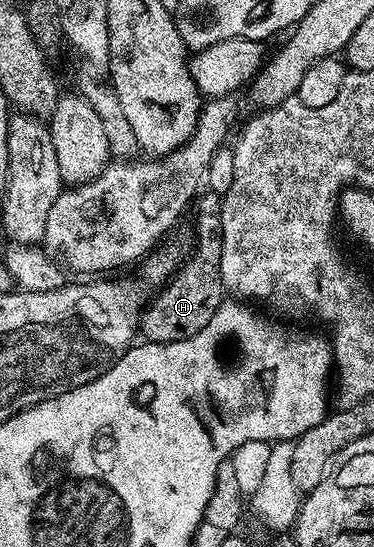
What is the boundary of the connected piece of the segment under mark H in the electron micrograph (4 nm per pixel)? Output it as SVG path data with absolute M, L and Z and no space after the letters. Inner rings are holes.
M204 191L195 198L196 250L188 262L181 264L159 290L156 298L145 304L140 314L139 336L154 343L174 343L198 335L202 327L214 319L218 307L225 300L226 290L220 274L222 251L222 197L219 193ZM204 193L204 194L203 194Z

